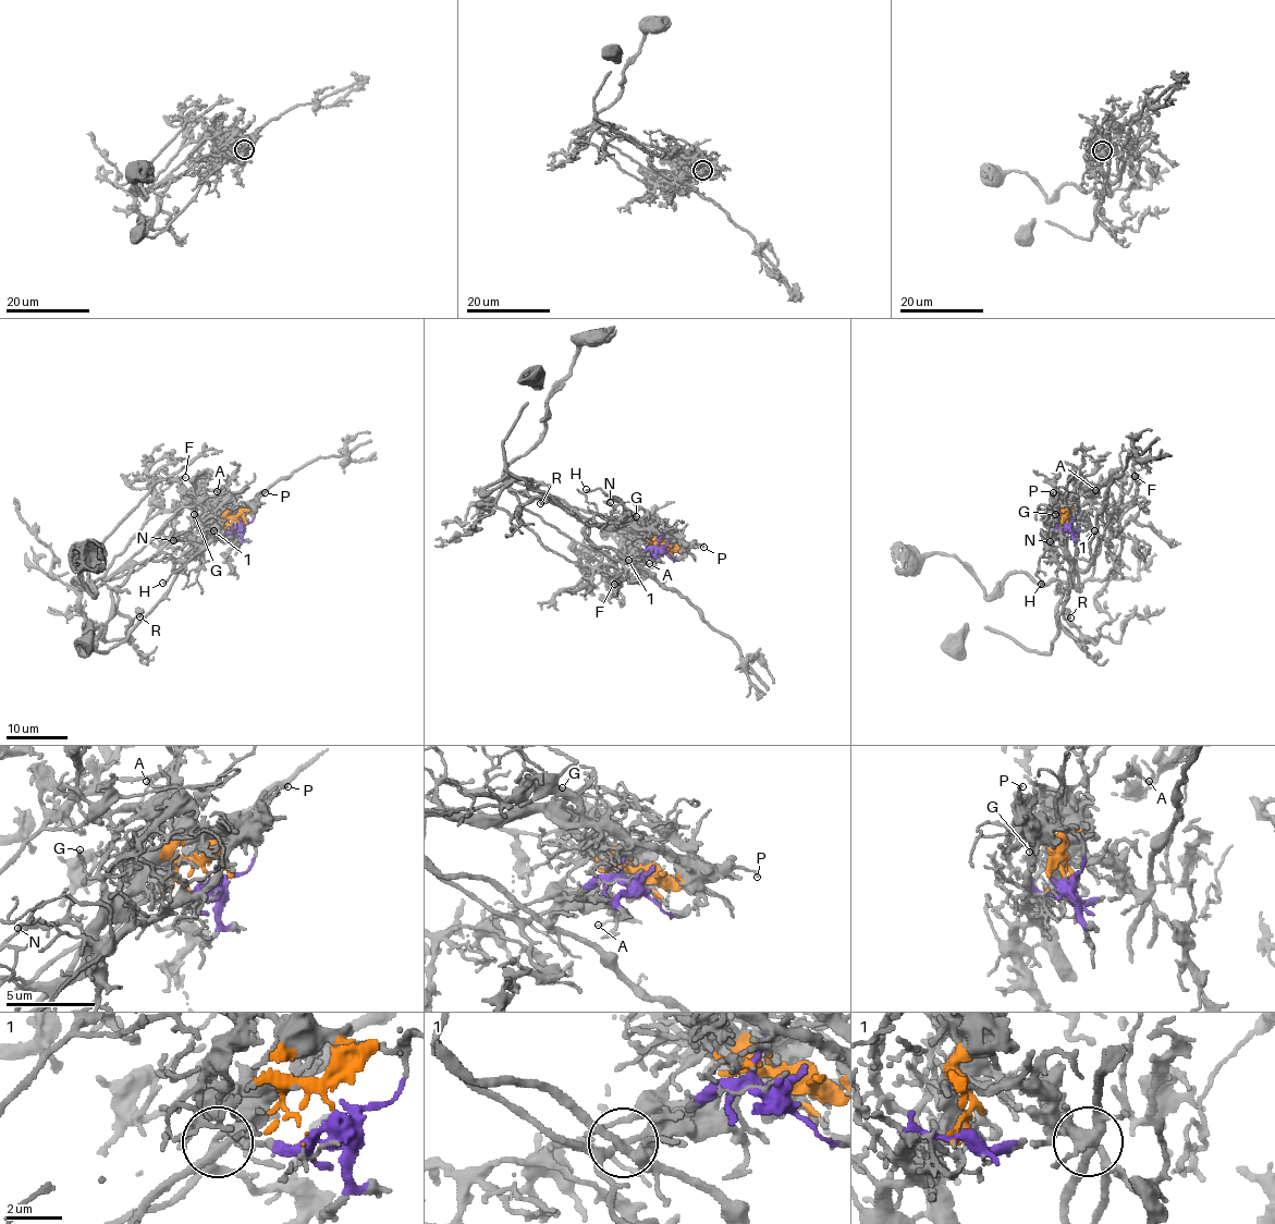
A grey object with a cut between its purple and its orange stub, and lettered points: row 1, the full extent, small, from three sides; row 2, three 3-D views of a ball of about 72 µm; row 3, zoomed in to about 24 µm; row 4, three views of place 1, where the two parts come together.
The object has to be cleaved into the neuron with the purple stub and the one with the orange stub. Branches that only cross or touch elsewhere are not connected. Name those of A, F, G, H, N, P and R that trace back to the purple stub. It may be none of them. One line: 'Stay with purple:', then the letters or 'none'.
Stay with purple: A, F, R

